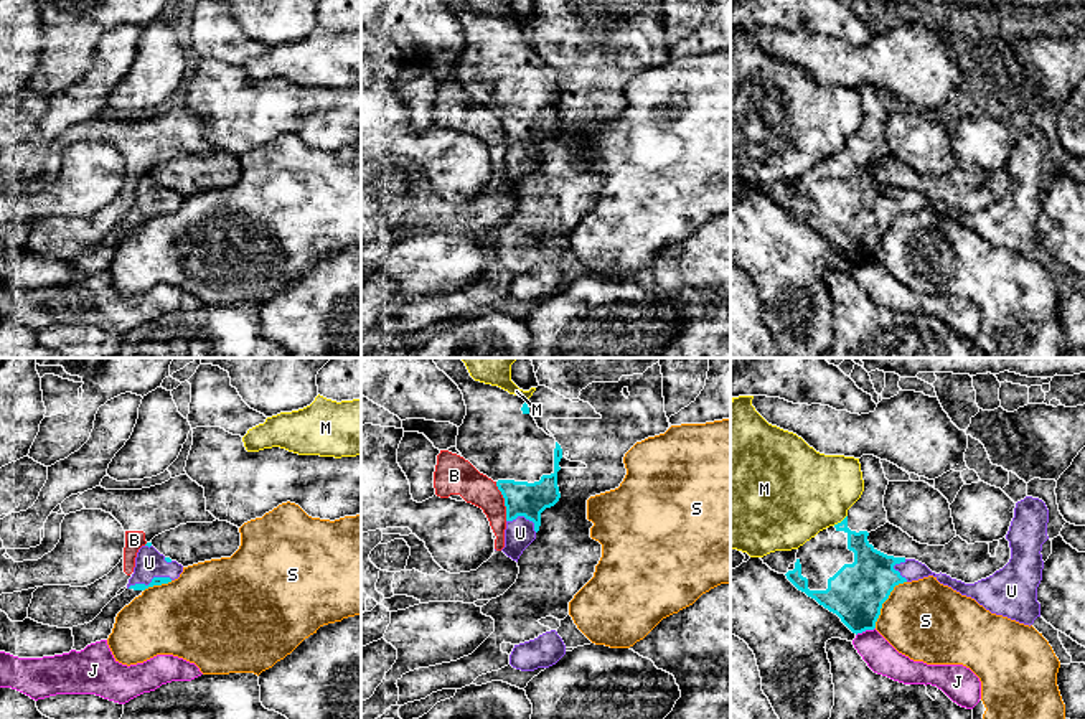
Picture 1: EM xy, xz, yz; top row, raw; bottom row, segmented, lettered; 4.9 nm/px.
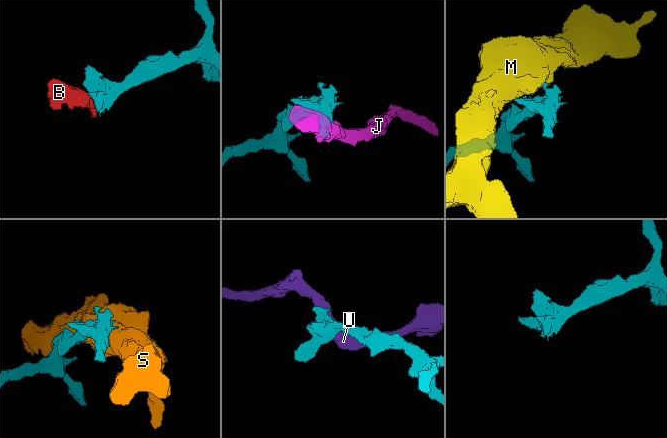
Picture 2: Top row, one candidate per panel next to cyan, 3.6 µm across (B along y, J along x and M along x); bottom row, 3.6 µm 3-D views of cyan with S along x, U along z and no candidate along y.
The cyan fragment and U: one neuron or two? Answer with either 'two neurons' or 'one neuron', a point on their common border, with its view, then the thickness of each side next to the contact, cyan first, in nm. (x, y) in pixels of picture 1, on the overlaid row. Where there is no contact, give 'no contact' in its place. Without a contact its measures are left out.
one neuron | xy (150, 582) | 50/140 nm

